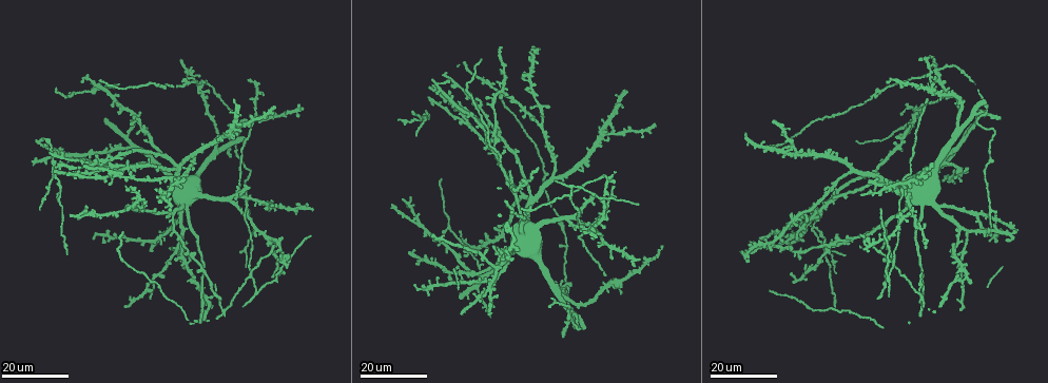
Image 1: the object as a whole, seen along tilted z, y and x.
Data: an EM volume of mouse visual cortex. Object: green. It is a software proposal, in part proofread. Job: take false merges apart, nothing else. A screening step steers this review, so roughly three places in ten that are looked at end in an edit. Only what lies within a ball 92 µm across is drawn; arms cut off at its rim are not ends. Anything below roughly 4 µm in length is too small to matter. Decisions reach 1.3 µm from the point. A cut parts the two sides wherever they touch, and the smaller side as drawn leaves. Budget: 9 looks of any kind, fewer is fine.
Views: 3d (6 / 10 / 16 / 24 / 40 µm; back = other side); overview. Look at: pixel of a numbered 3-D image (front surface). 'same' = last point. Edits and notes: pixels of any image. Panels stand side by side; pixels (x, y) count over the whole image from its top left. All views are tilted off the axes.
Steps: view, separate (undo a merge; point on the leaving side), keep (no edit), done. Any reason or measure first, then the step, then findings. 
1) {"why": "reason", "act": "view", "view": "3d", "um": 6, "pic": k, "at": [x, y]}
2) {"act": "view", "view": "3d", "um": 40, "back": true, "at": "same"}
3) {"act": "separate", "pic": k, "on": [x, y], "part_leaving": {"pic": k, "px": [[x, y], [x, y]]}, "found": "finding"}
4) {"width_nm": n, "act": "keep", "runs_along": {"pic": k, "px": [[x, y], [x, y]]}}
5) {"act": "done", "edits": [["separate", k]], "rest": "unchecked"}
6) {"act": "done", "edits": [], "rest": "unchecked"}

{"why": "looks like a crossing", "act": "view", "view": "3d", "um": 24, "pic": 1, "at": [893, 261]}

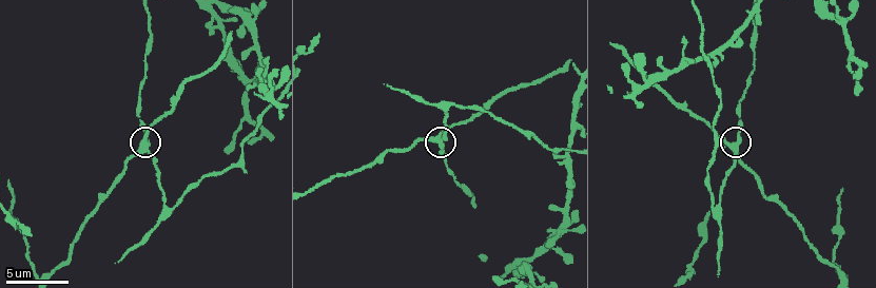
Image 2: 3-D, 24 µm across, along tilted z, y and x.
{"act": "view", "view": "3d", "um": 6, "pic": 2, "at": [144, 147]}

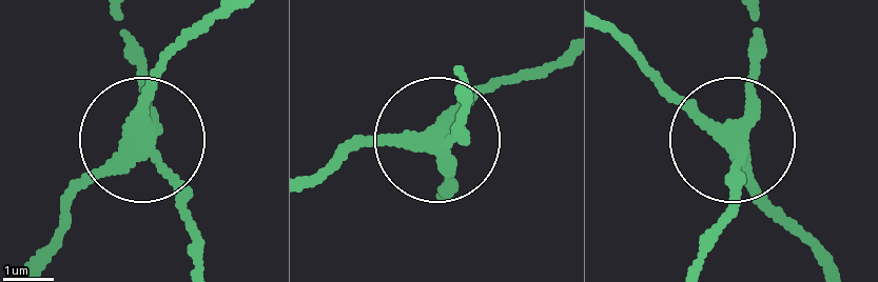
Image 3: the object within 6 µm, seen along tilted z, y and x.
{"act": "separate", "pic": 3, "on": [147, 84], "part_leaving": {"pic": 3, "px": [[136, 142], [103, 157], [34, 264]]}, "found": "two cells meet here"}

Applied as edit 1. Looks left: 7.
{"act": "view", "view": "overview"}

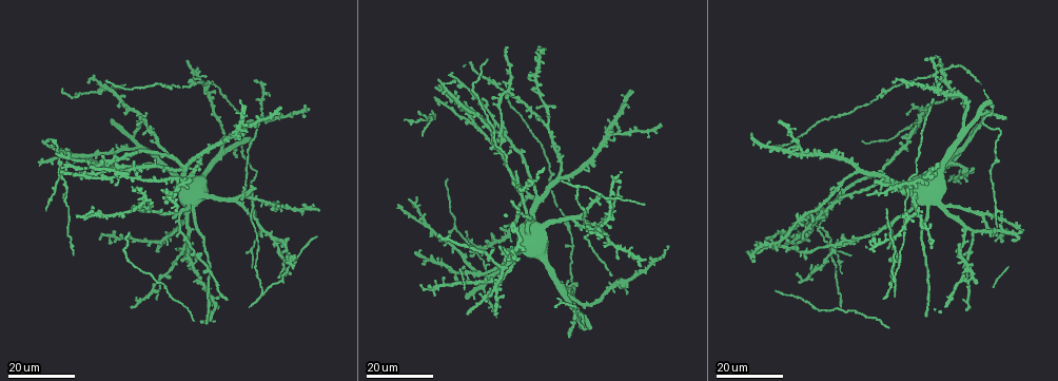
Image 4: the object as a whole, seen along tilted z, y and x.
{"why": "four or more arms meet", "act": "view", "view": "3d", "um": 24, "pic": 4, "at": [486, 105]}

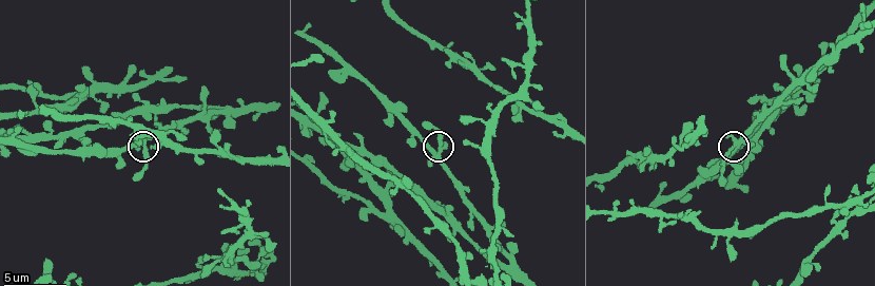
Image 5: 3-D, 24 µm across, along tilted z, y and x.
{"why": "closer look", "act": "view", "view": "3d", "um": 6, "pic": 5, "at": [436, 152]}

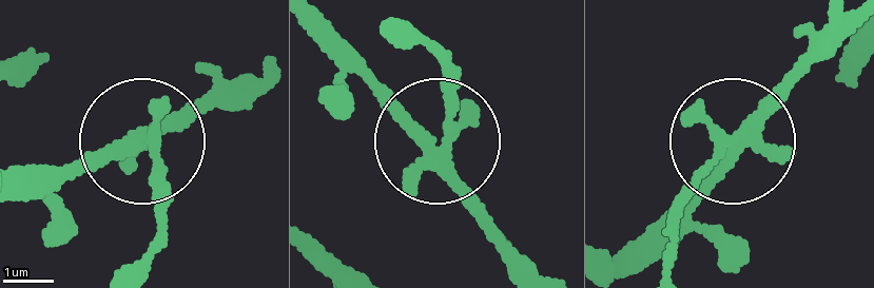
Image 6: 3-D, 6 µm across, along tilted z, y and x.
{"arms": 5, "act": "keep", "found": "one cell here"}

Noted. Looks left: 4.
{"why": "three arms meet", "act": "view", "view": "3d", "um": 24, "pic": 4, "at": [68, 188]}

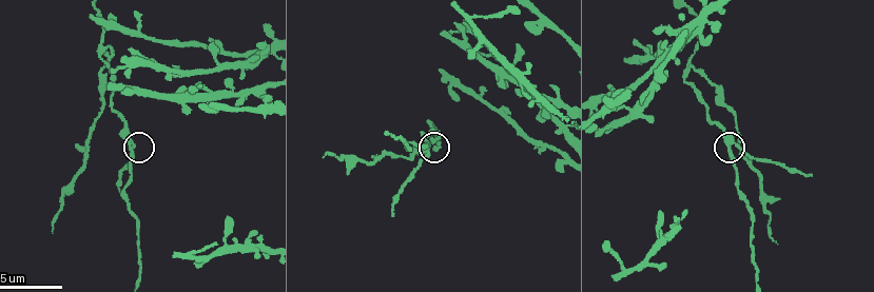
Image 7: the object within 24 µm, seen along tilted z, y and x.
{"why": "zoom in", "act": "view", "view": "3d", "um": 10, "pic": 7, "at": [733, 144]}

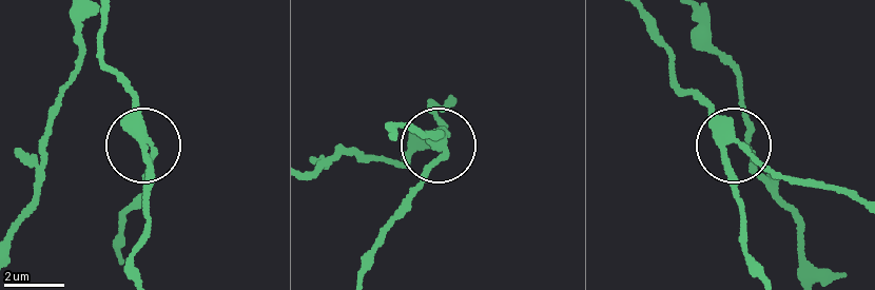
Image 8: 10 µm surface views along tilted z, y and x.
{"arms": 3, "act": "separate", "pic": 8, "on": [157, 153], "part_leaving": {"pic": 8, "px": [[718, 132], [782, 174], [858, 197]]}, "found": "two cells meet here"}

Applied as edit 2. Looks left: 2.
{"act": "done", "edits": [["separate", 3], ["separate", 8]], "rest": "unchecked"}

